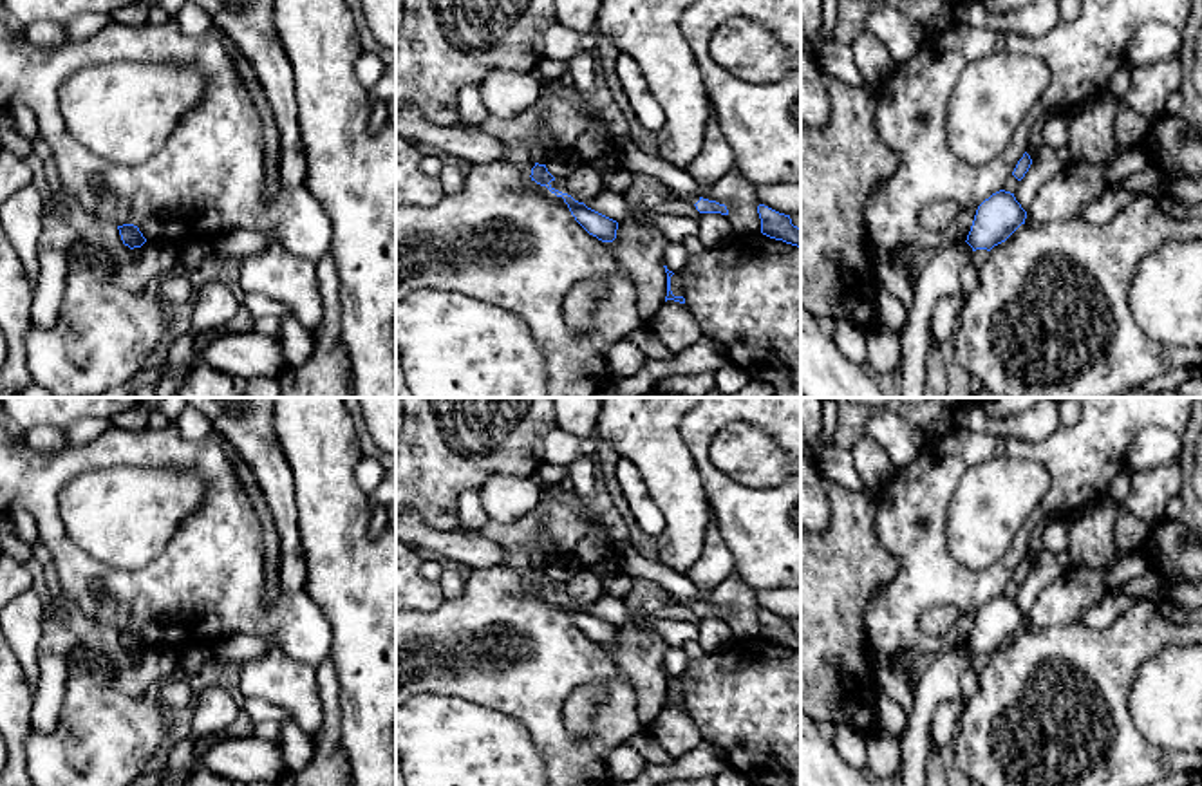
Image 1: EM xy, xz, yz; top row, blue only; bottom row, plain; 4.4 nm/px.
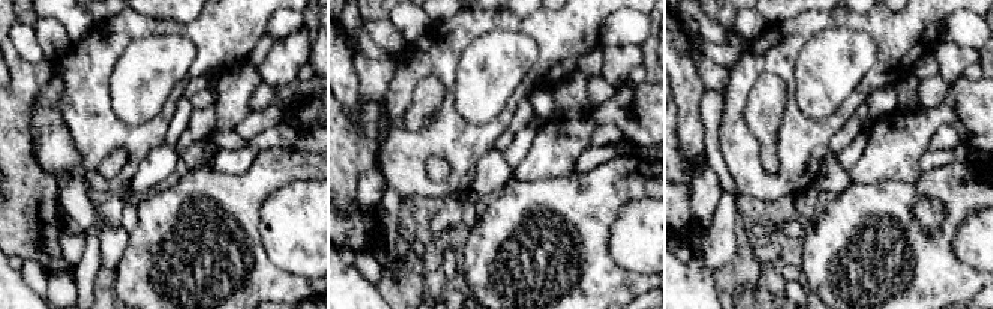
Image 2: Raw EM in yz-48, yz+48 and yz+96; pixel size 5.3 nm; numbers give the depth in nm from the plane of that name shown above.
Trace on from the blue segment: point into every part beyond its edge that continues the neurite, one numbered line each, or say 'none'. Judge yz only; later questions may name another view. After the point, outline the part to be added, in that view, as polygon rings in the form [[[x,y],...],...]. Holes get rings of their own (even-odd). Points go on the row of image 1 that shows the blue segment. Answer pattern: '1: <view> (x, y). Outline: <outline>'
none

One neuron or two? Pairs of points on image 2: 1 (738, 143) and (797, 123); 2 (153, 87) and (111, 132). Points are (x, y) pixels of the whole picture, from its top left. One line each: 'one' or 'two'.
1: one
2: two

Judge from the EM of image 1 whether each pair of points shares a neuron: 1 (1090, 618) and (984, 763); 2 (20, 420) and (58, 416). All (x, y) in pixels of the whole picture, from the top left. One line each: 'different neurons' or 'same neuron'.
1: different neurons
2: same neuron

